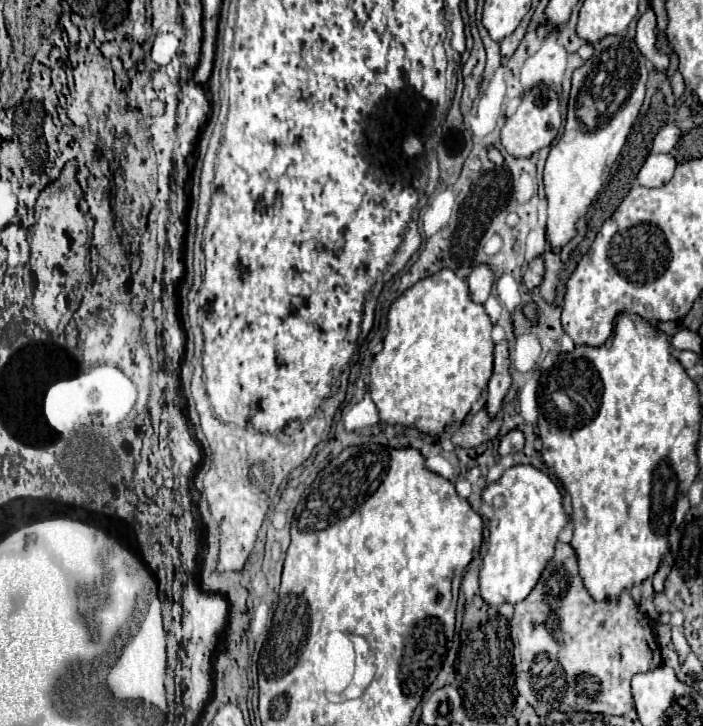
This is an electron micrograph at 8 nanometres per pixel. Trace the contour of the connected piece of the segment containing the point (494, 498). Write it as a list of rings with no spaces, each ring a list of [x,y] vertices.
[[[516,464],[504,472],[504,476],[498,484],[486,486],[482,500],[486,504],[492,504],[494,520],[490,522],[488,554],[486,554],[486,558],[482,562],[482,570],[480,570],[480,594],[492,606],[498,606],[502,602],[510,602],[510,604],[522,602],[532,592],[536,582],[540,580],[544,566],[552,560],[552,554],[554,554],[556,542],[558,542],[558,534],[568,524],[568,516],[562,506],[562,494],[558,490],[558,486],[542,470],[538,470],[530,464]]]

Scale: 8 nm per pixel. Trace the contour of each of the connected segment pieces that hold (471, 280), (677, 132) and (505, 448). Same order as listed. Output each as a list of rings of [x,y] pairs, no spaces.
[[[480,264],[480,266],[474,266],[474,270],[470,272],[468,276],[468,286],[470,286],[470,298],[474,302],[480,302],[484,304],[486,298],[490,296],[492,292],[492,286],[494,286],[494,272],[488,264]]]
[[[668,122],[654,138],[654,144],[652,144],[652,150],[654,152],[672,152],[674,146],[678,144],[682,136],[682,128],[676,124],[676,122]]]
[[[512,430],[508,432],[502,440],[500,440],[500,456],[506,456],[508,452],[520,452],[524,448],[524,434],[520,430]]]

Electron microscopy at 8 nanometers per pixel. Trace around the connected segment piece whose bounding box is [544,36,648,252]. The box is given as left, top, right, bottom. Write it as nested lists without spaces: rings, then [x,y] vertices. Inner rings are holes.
[[[626,36],[602,38],[594,44],[592,58],[574,70],[564,134],[550,150],[544,168],[544,190],[548,198],[546,232],[554,252],[576,234],[576,220],[588,210],[604,186],[610,168],[638,118],[646,82],[646,58],[636,42]]]

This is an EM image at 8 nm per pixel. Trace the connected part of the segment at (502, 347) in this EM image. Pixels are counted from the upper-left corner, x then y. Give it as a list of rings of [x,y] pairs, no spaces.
[[[508,340],[496,344],[494,350],[494,372],[488,382],[488,414],[496,416],[502,408],[502,400],[510,388],[510,356],[508,356]]]

